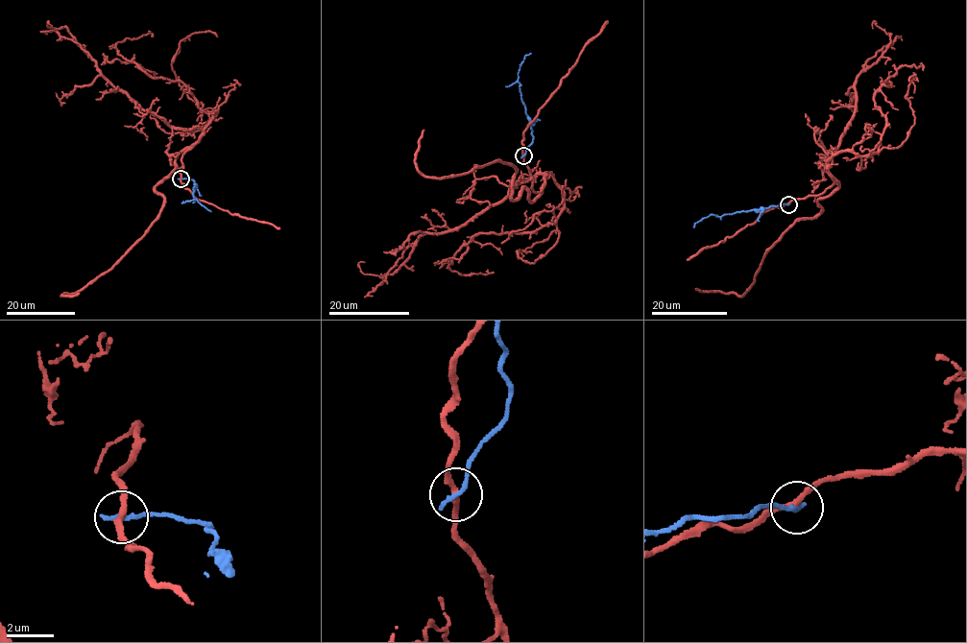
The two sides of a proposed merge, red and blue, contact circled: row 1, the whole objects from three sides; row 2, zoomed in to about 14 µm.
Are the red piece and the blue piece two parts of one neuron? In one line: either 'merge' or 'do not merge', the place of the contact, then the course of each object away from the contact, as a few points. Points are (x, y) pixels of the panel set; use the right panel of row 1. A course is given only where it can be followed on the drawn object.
do not merge; place (788, 204); course red (788, 204), (837, 182), (818, 201), (820, 212), (798, 218), (766, 252), (743, 295), (695, 288); course blue (788, 204), (718, 216), (709, 215), (695, 223), (693, 227)

